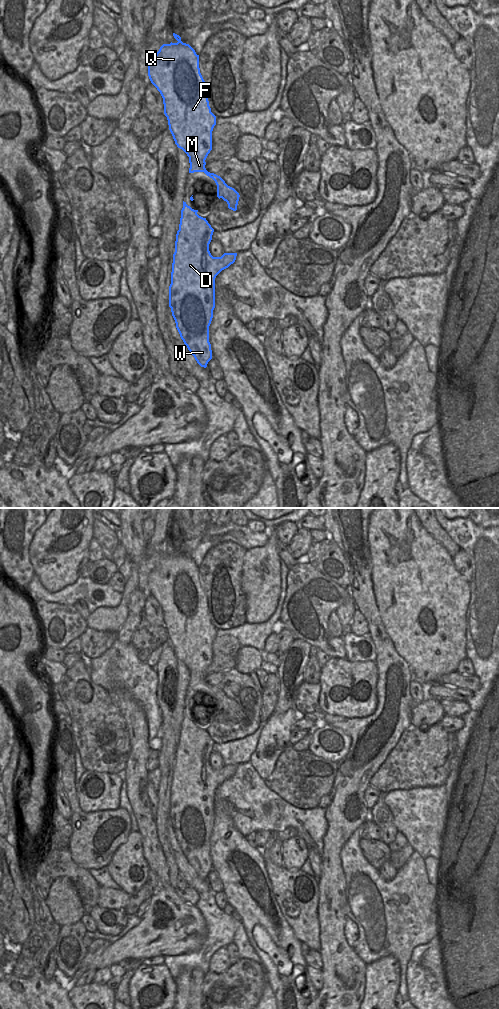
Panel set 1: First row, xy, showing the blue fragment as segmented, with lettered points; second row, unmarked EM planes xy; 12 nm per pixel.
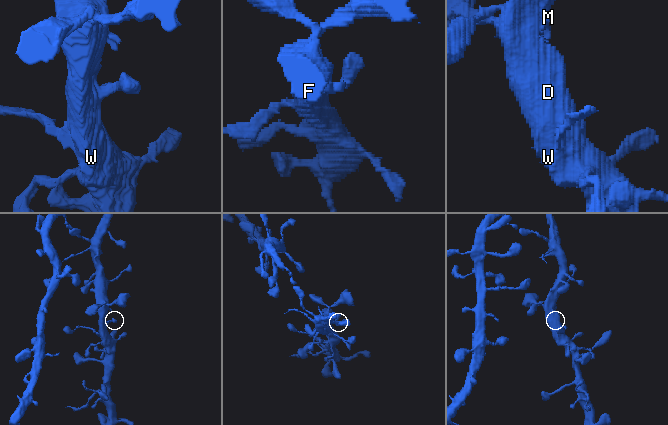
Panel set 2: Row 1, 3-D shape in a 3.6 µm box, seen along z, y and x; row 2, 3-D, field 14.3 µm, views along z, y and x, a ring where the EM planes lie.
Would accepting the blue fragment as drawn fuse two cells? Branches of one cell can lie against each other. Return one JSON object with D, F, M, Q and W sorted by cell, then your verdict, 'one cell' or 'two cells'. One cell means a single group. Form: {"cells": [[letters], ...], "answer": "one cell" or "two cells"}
{"cells": [["D", "F", "M", "Q", "W"]], "answer": "one cell"}

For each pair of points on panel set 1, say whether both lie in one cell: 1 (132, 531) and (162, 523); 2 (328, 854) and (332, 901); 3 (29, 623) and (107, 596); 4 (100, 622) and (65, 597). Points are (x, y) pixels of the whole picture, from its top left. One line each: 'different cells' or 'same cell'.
1: different cells
2: same cell
3: different cells
4: different cells

